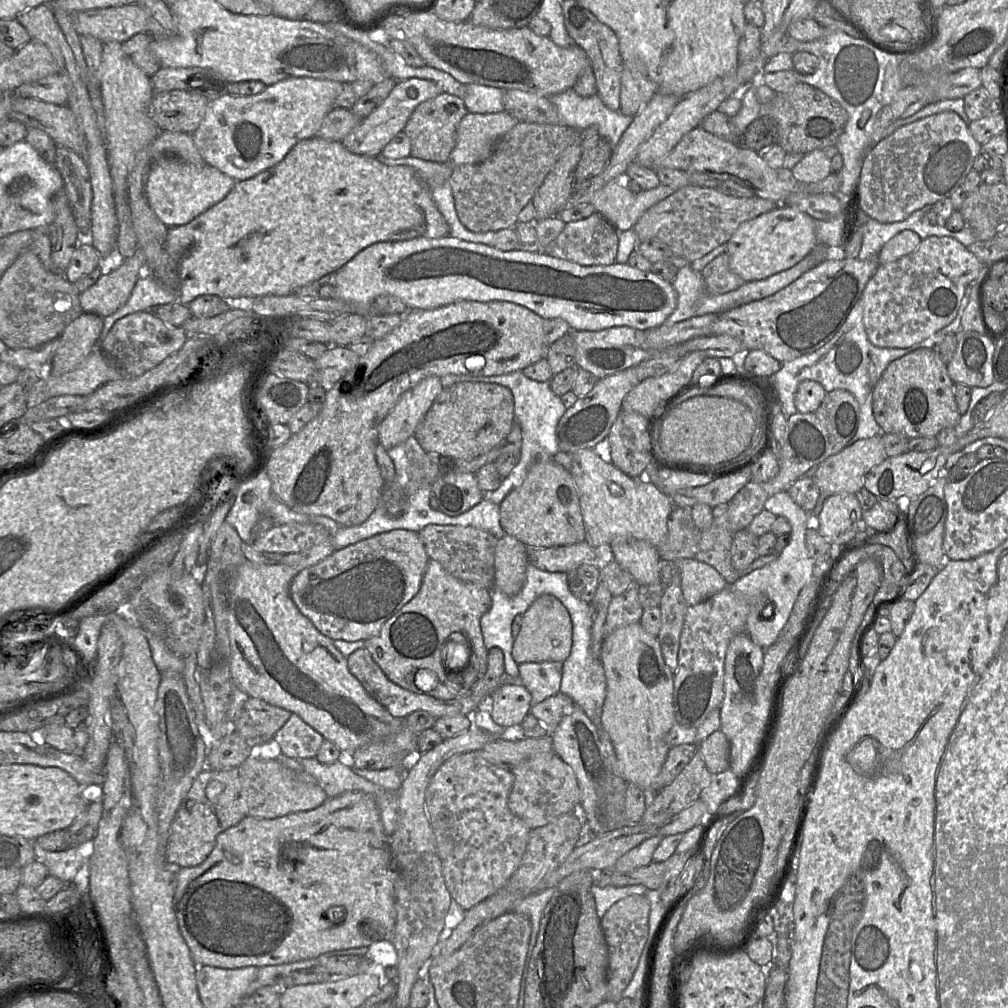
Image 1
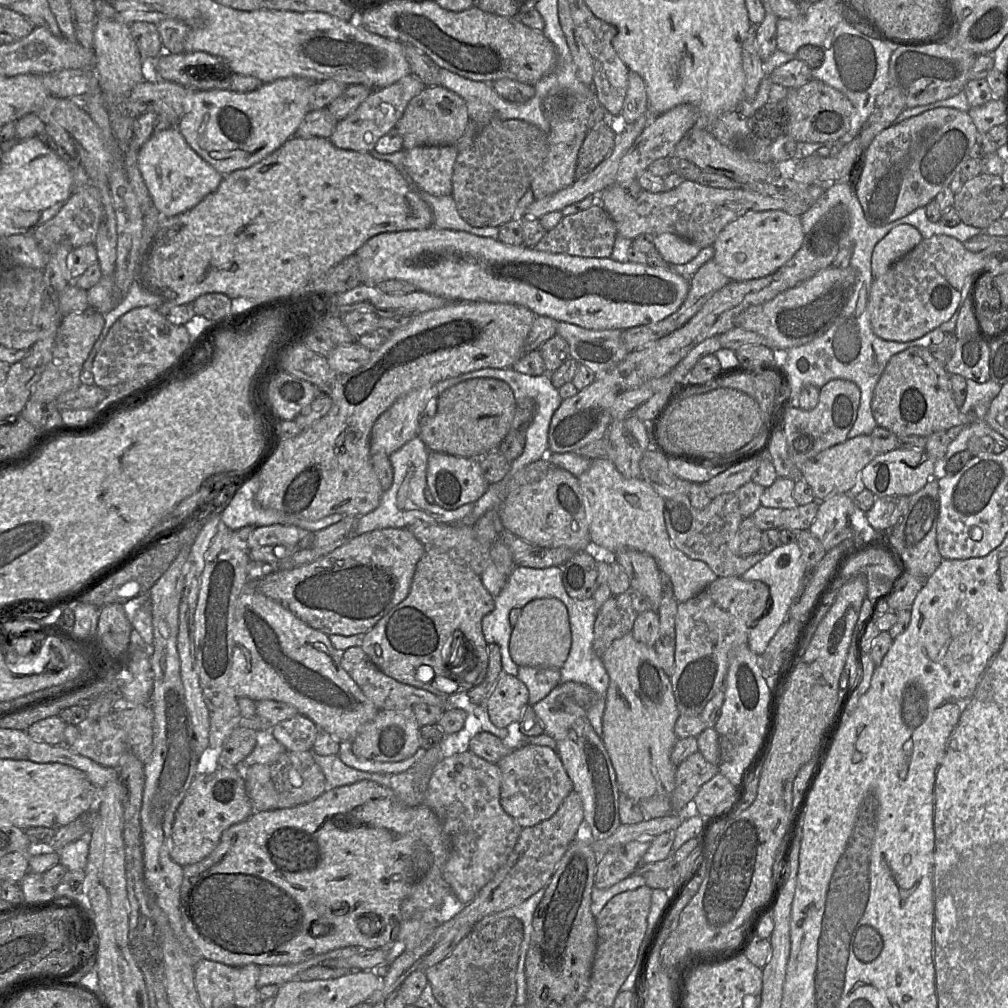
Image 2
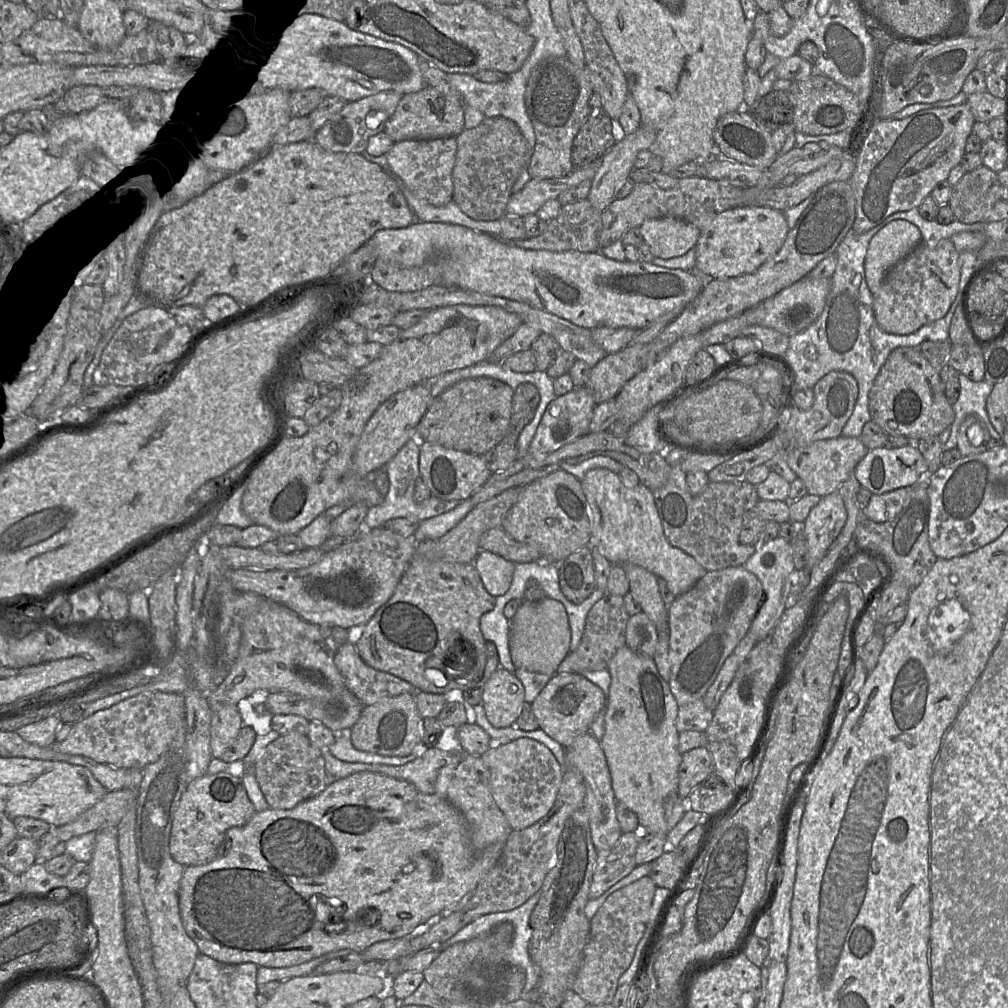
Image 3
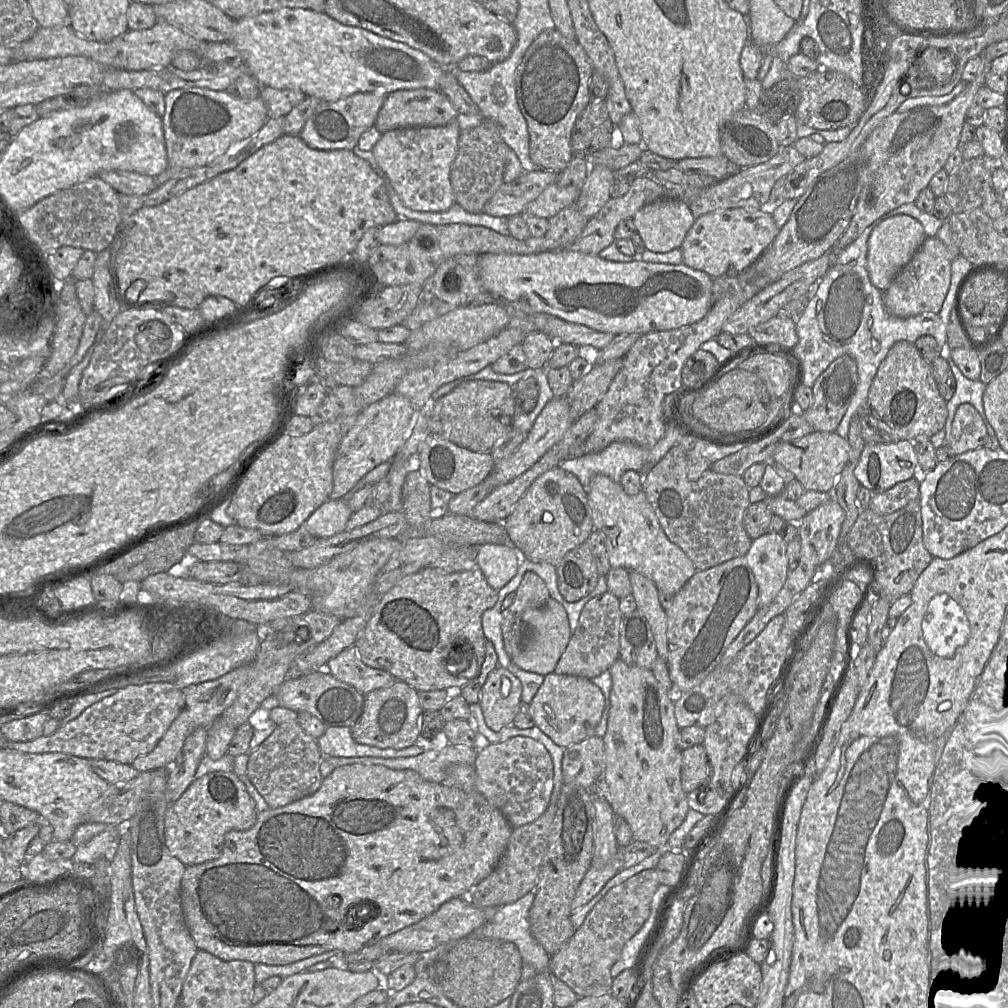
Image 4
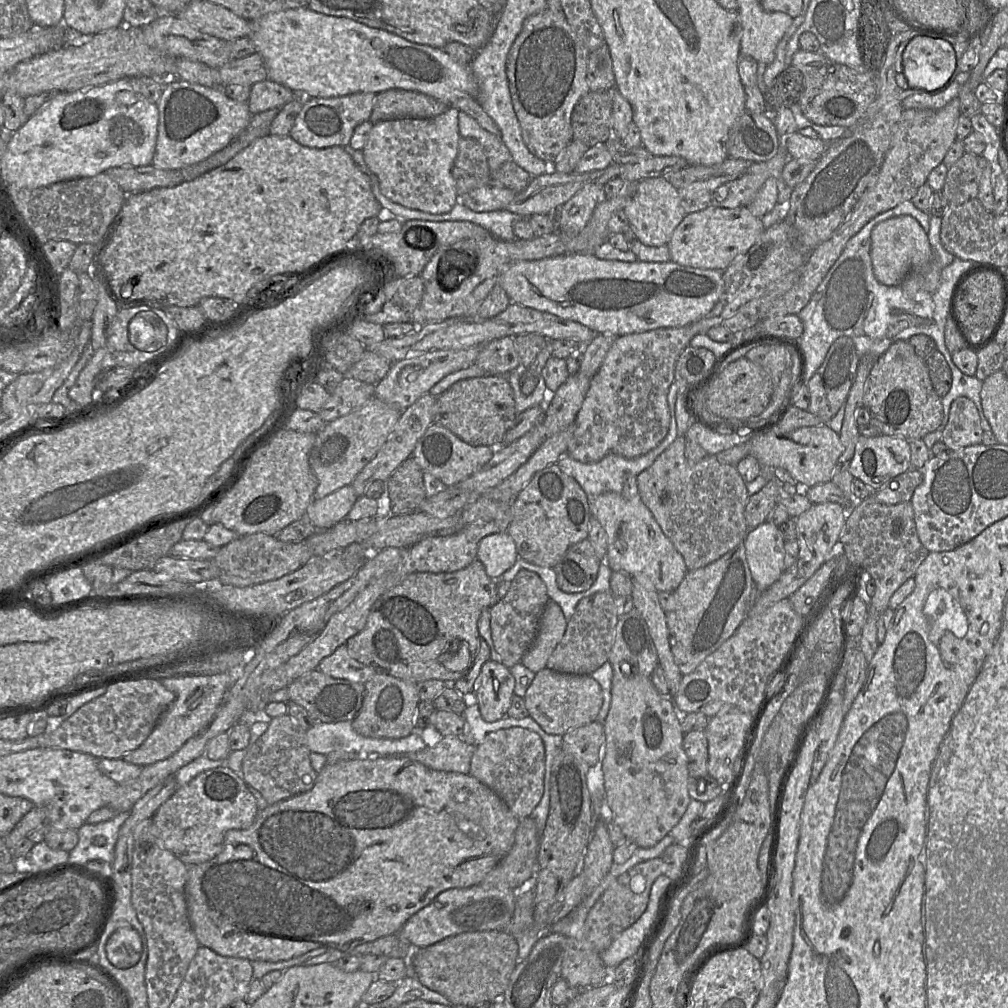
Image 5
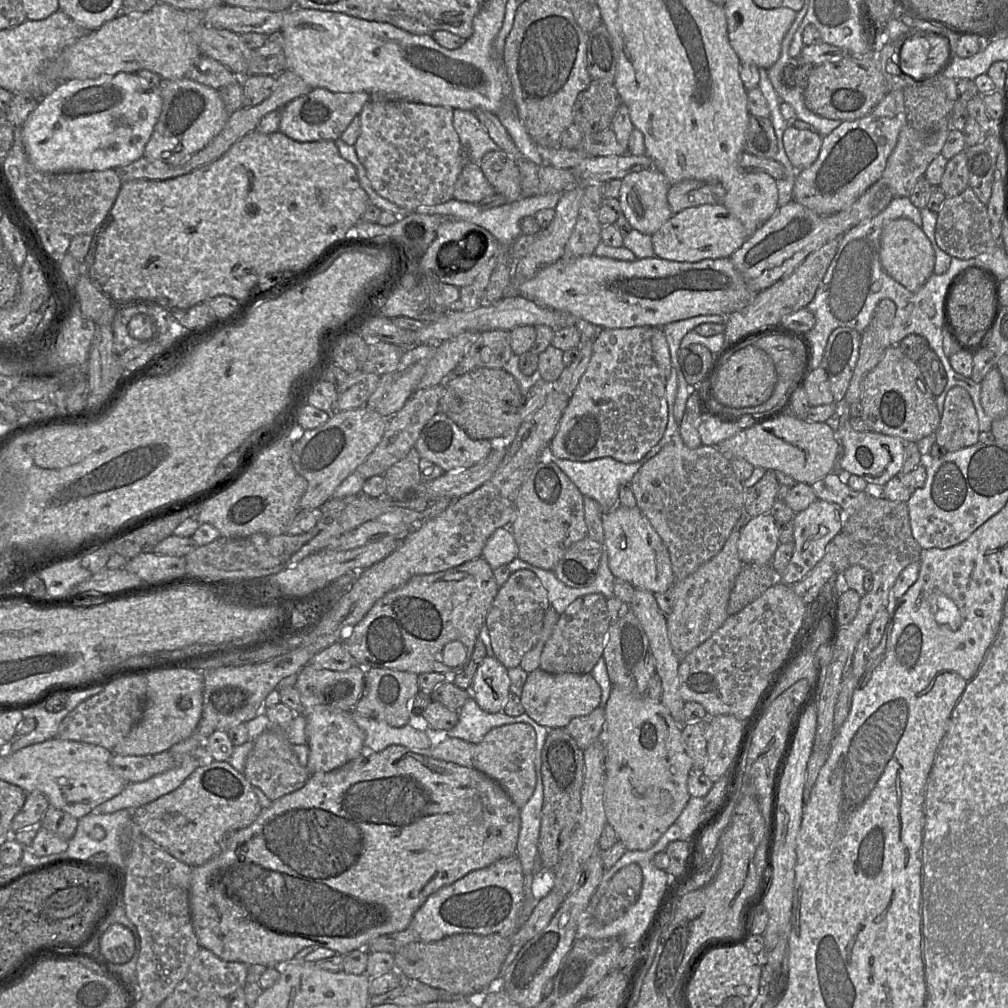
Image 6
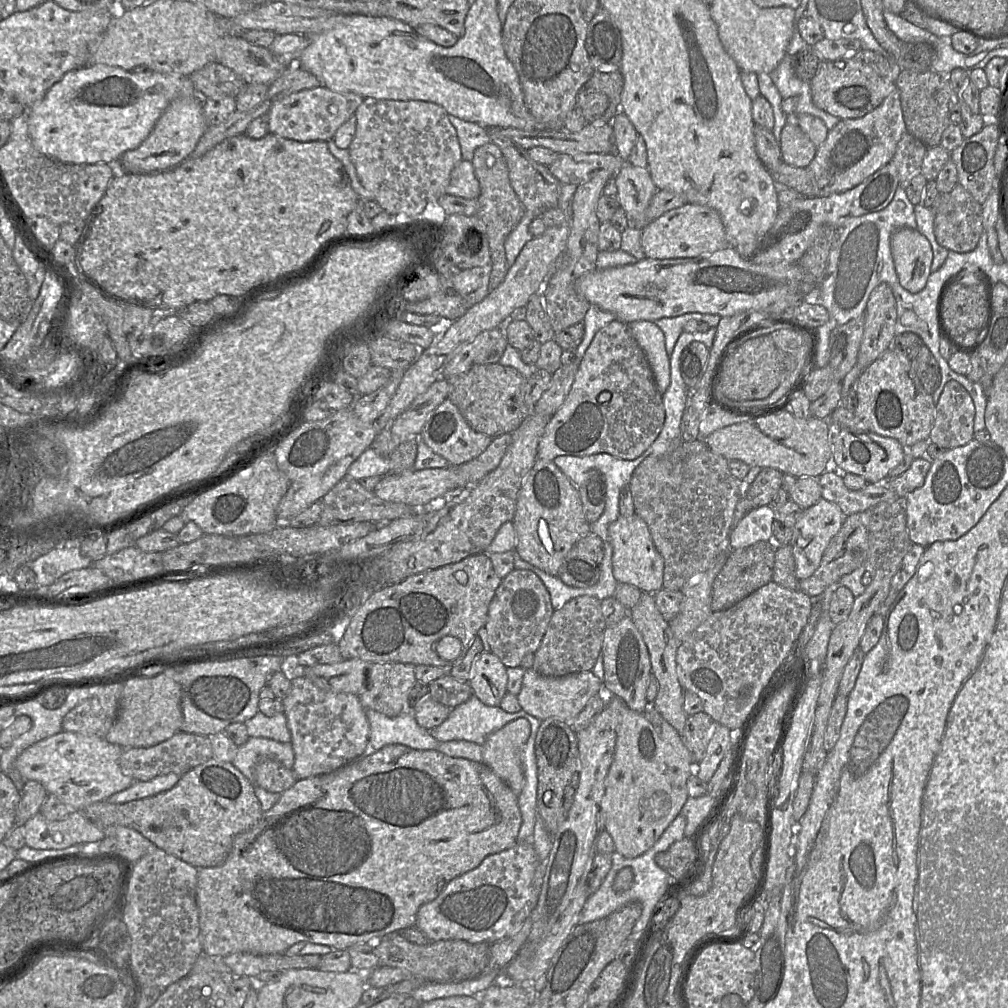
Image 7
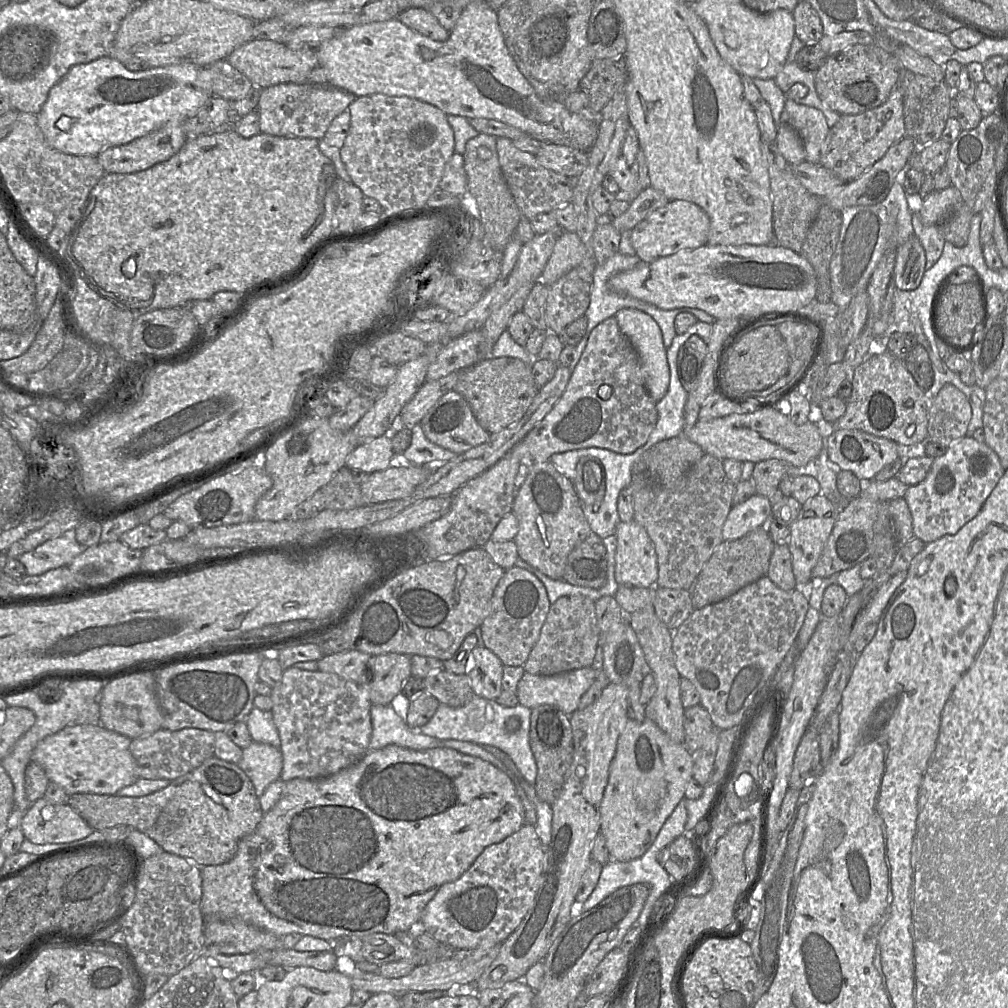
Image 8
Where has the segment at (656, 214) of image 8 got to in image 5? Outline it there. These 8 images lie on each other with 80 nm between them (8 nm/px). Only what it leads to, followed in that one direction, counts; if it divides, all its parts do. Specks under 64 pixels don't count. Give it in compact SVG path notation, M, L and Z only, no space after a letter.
M710 207L687 214L674 230L667 244L670 253L670 262L682 266L715 269L724 272L737 256L745 254L756 243L765 229L761 218L755 217L747 207Z

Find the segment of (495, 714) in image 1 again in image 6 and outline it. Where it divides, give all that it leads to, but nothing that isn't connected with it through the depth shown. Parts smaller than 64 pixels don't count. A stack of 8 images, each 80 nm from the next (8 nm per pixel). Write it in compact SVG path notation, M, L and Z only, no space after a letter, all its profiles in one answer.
M486 656L470 686L478 706L487 713L503 712L510 693L508 669L495 657Z

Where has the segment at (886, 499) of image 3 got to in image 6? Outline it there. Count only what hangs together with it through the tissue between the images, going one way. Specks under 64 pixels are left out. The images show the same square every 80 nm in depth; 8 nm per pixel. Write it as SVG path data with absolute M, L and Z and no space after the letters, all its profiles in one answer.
M922 463L908 473L899 473L894 476L877 491L888 500L907 503L914 491L924 486L926 477L926 466Z

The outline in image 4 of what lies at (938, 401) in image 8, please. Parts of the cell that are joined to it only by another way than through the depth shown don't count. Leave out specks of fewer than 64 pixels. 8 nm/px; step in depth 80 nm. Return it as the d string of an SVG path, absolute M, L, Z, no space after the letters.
M970 403L960 404L954 415L948 446L956 455L962 454L984 447L987 437L985 423L976 408Z

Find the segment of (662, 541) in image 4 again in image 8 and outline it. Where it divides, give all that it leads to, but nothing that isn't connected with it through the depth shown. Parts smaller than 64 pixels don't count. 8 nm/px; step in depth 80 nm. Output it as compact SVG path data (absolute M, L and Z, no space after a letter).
M634 519L620 521L615 530L615 579L620 586L656 587L657 553L646 529Z

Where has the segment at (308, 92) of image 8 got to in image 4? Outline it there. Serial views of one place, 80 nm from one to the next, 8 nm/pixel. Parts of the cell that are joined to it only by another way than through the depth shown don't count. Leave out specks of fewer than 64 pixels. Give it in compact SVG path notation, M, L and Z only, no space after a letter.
M356 93L337 101L322 101L307 119L299 136L311 148L318 150L351 150L358 144L360 136L375 126L377 115L384 103L385 93Z

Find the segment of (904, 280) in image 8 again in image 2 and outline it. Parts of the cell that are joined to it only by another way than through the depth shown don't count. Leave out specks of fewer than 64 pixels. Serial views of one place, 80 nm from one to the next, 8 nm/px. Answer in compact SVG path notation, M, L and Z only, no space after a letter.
M910 224L894 227L873 249L873 279L886 273L894 262L913 250L922 239L921 233Z

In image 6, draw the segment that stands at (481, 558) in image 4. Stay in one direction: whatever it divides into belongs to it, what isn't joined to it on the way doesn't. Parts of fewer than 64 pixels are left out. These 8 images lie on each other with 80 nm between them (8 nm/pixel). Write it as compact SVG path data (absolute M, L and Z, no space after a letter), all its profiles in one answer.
M500 527L487 540L482 557L488 562L493 571L508 565L518 556L518 545L510 527Z

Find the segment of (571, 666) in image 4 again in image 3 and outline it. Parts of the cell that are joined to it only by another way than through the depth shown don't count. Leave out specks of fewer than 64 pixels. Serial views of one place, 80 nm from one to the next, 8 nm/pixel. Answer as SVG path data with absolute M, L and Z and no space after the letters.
M606 593L590 609L587 614L584 632L579 646L570 651L557 669L557 673L583 673L600 671L608 668L608 664L619 648L625 645L626 626L629 613L620 595Z

